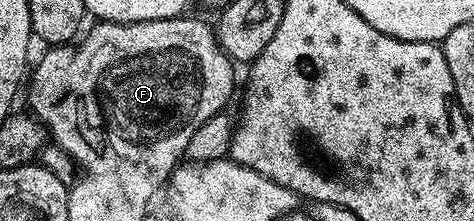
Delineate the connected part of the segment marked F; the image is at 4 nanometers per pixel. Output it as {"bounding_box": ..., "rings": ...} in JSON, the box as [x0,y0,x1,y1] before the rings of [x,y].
{"bounding_box":[28,16,236,201],"rings":[[[190,16],[169,17],[159,21],[137,21],[131,25],[125,25],[119,21],[94,23],[90,34],[86,38],[84,38],[85,36],[81,38],[83,41],[79,49],[74,49],[73,44],[47,48],[45,50],[47,53],[39,59],[35,69],[33,66],[28,77],[28,85],[30,81],[29,112],[46,126],[49,136],[60,148],[74,149],[74,153],[78,153],[78,157],[82,157],[82,149],[78,149],[78,145],[86,145],[86,141],[90,141],[90,145],[98,145],[98,153],[106,153],[106,149],[102,149],[102,137],[110,137],[110,145],[114,145],[114,157],[118,157],[116,177],[121,178],[122,189],[130,189],[130,197],[134,197],[134,201],[142,201],[142,197],[146,197],[146,193],[157,194],[161,190],[161,185],[163,188],[169,182],[170,176],[186,157],[188,139],[192,139],[192,135],[196,135],[198,128],[208,119],[223,112],[227,108],[226,104],[229,103],[230,96],[234,93],[234,85],[230,82],[229,73],[236,69],[235,62],[231,61],[230,56],[219,47],[215,30],[211,26],[209,29],[200,18]]]}

